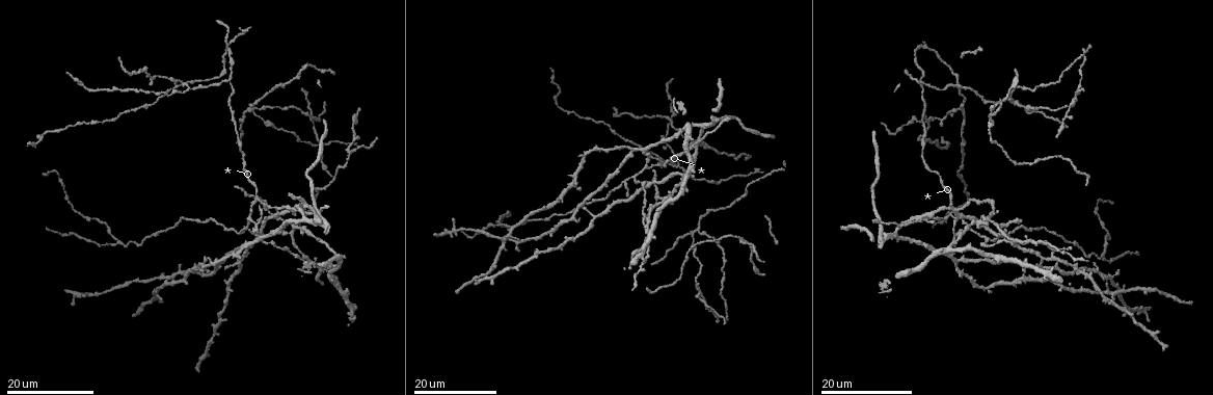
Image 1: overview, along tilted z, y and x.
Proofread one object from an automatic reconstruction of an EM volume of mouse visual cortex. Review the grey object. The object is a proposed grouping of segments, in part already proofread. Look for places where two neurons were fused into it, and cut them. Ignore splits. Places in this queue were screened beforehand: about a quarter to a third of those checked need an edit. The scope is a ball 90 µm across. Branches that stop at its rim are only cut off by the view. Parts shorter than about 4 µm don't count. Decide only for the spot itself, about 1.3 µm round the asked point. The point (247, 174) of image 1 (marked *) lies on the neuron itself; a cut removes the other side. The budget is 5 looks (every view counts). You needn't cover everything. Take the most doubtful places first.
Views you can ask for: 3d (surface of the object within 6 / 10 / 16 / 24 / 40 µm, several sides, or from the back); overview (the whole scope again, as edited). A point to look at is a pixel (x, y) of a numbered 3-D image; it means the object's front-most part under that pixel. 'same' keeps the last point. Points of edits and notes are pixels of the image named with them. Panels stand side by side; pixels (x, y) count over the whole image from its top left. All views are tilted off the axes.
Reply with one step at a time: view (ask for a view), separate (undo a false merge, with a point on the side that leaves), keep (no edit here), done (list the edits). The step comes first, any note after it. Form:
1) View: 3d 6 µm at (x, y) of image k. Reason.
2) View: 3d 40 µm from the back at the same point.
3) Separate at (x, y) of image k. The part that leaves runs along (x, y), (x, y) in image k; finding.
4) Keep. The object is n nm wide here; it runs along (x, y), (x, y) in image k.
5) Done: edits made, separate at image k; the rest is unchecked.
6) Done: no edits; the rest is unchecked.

View: 3d 16 µm at (1017, 218) of image 1. Three arms meet.

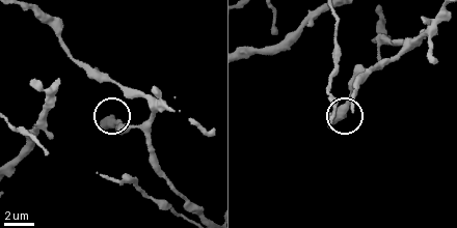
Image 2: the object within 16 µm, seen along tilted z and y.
View: 3d 10 µm at (344, 117) of image 2. Closer look.

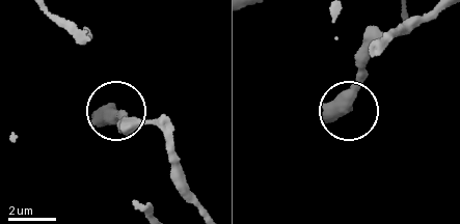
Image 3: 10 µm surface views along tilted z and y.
Keep. Continuous, no second neuron.

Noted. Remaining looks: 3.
View: 3d 24 µm at (321, 268) of image 1. Arms part here.

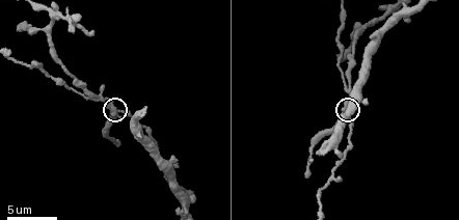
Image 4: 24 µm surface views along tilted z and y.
View: 3d 10 µm at (112, 113) of image 4.

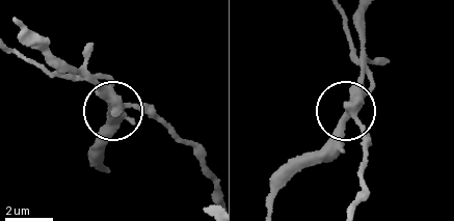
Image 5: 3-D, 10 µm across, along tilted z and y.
Separate at (139, 111) of image 5. The part that leaves runs along (113, 98), (163, 121), (191, 145), (211, 176) in image 5; a second neuron is stuck on.

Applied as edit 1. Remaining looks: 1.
Done: edits made, separate at image 5; the rest is unchecked.

